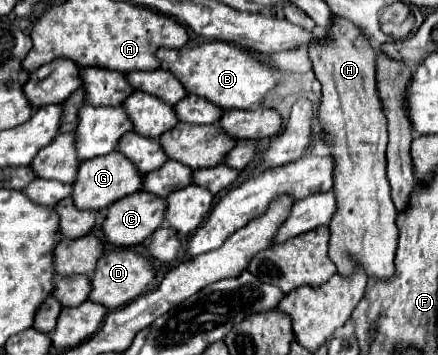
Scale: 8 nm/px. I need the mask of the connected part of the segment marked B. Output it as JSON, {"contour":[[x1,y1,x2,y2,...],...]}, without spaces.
{"contour":[[223,41,203,43,199,47,181,47,181,49,159,49,157,59,163,61,165,69,171,71,179,83,187,89,189,95,203,97,211,101,213,105,223,105,221,109,249,109,251,105,257,105,269,89,273,89,279,81,283,81,283,75,269,65,263,65,259,61,253,61,253,57,235,47,227,45]]}

